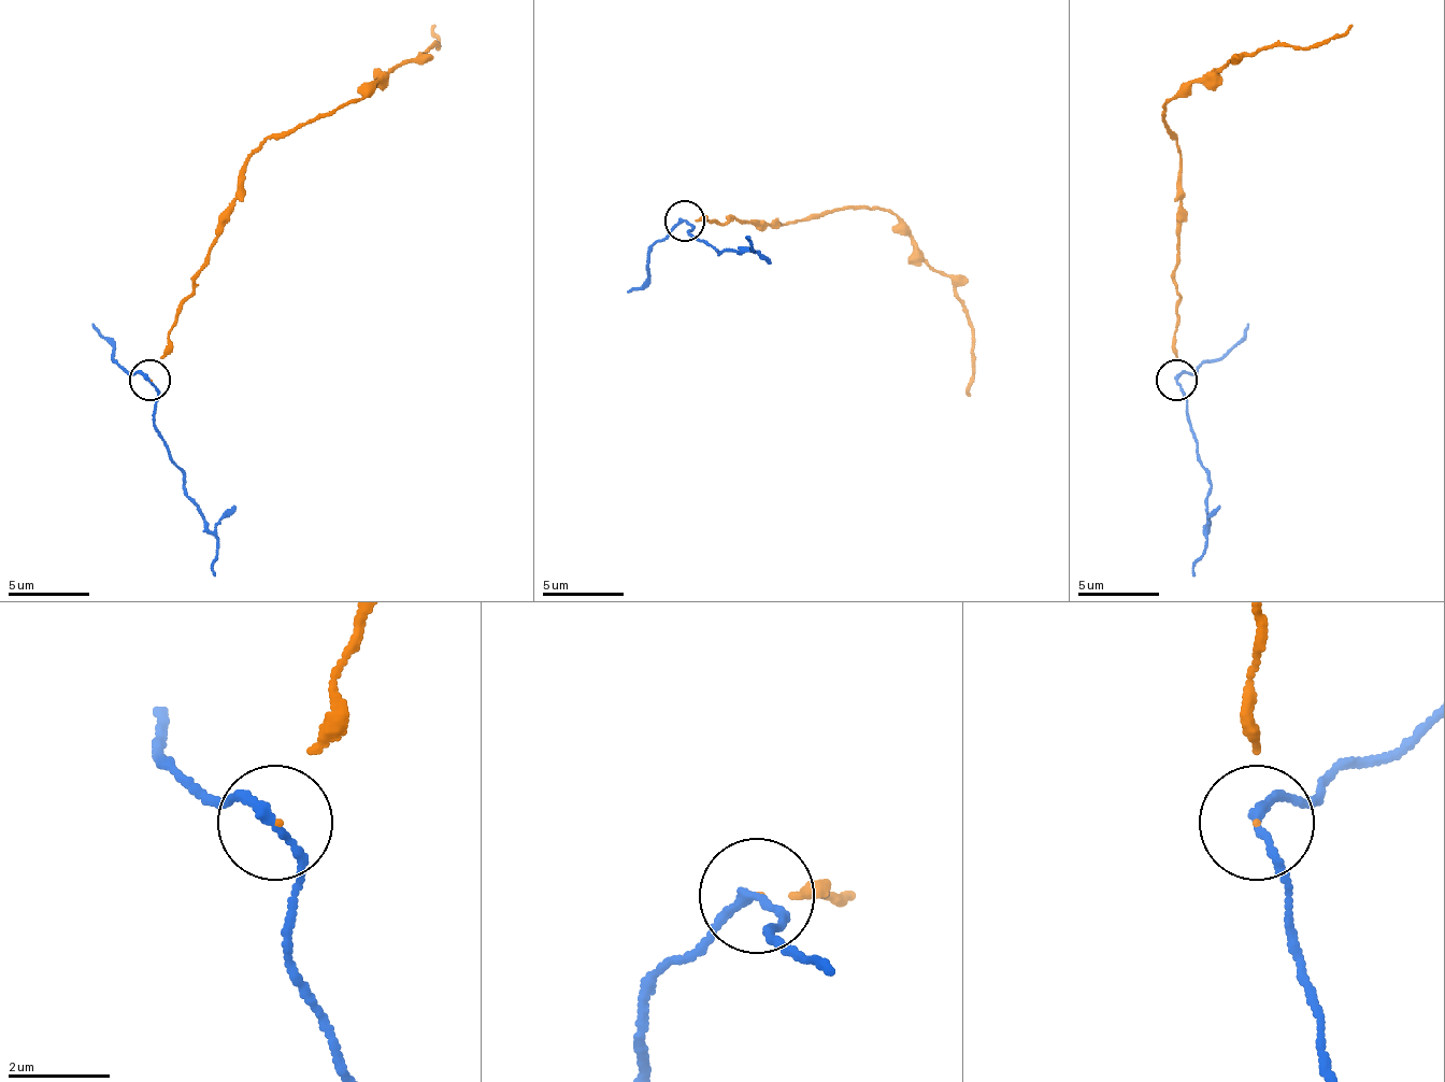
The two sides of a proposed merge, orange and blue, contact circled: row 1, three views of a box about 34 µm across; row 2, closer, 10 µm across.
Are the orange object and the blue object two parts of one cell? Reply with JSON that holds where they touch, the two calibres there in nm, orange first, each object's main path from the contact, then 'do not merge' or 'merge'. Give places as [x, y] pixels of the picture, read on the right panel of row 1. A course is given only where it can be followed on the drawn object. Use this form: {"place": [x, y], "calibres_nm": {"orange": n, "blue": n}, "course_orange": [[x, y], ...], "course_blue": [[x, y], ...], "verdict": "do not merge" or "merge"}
{"place": [1176, 380], "calibres_nm": {"orange": 30, "blue": 160}, "course_orange": [[1175, 381], [1179, 169], [1163, 108], [1236, 55], [1286, 46], [1318, 46], [1350, 26]], "course_blue": [[1175, 381], [1184, 394], [1191, 430], [1207, 475], [1204, 556], [1191, 569], [1196, 577]], "verdict": "do not merge"}

